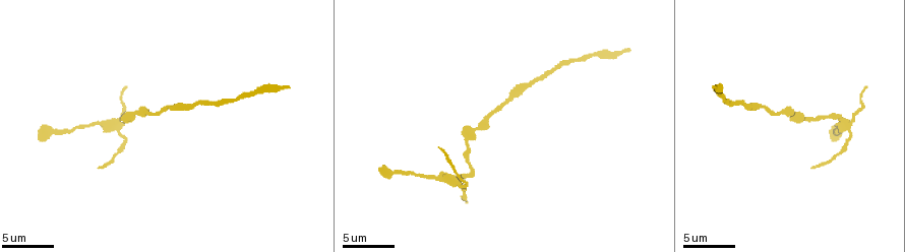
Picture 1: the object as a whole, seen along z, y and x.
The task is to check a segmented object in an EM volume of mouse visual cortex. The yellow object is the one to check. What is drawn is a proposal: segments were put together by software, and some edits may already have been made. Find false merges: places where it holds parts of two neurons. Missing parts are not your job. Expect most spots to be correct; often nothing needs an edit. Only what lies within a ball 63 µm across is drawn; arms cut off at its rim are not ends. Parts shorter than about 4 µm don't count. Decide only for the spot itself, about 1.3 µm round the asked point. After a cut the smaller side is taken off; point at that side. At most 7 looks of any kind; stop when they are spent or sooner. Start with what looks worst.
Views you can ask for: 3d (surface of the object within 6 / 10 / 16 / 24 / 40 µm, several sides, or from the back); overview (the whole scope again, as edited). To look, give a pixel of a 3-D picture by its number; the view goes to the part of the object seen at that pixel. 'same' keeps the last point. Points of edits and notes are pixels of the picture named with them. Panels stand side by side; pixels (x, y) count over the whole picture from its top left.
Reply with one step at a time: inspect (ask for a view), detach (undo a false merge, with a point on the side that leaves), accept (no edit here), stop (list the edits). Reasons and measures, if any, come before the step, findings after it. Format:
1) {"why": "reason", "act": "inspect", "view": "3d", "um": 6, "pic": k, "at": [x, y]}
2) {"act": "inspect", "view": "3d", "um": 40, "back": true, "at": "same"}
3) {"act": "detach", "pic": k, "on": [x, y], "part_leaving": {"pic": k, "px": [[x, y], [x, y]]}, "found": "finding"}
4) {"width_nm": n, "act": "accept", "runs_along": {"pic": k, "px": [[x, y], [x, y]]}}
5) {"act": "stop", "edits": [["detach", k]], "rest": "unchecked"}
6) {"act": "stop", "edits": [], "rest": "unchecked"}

{"why": "four-way junction", "act": "inspect", "view": "3d", "um": 6, "pic": 1, "at": [846, 125]}

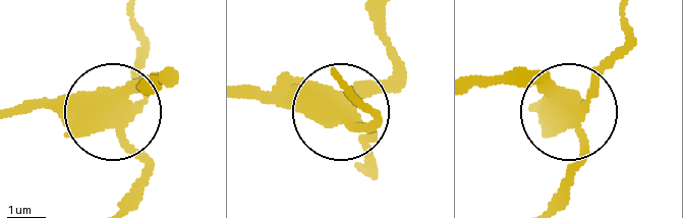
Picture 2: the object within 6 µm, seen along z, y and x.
{"why": "from behind", "act": "inspect", "view": "3d", "um": 6, "back": true, "pic": 2, "at": [339, 111]}

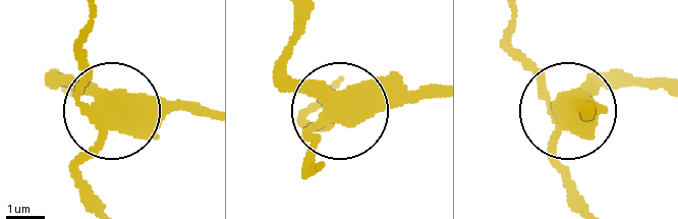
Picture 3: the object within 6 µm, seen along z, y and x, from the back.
{"act": "detach", "pic": 3, "on": [76, 171], "part_leaving": {"pic": 3, "px": [[103, 118], [83, 174], [93, 203]]}, "found": "two neurons meet here"}

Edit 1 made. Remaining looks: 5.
{"act": "inspect", "view": "3d", "um": 16, "pic": 1, "at": [488, 116]}

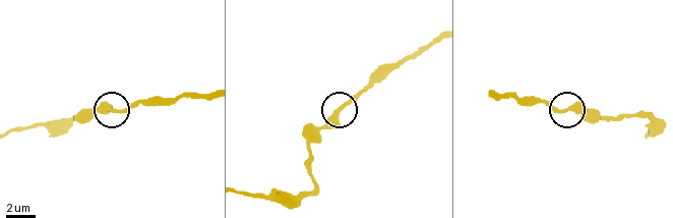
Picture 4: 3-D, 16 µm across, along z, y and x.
{"act": "inspect", "view": "3d", "um": 16, "back": true, "pic": 4, "at": [339, 109]}

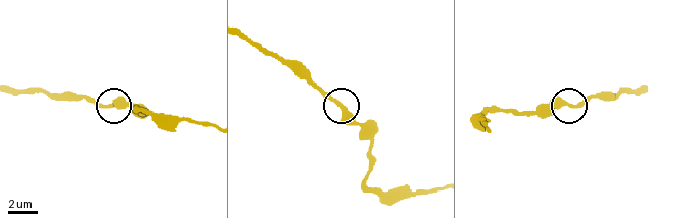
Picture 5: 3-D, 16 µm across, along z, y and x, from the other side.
{"act": "accept", "found": "all the same neuron"}

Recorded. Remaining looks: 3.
{"why": "thin neck", "act": "inspect", "view": "3d", "um": 10, "pic": 1, "at": [233, 99]}

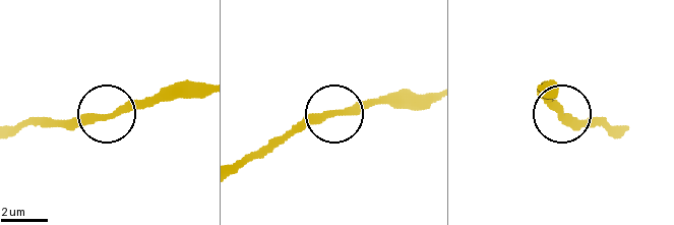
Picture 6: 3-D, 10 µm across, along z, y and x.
{"act": "accept", "runs_along": {"pic": 6, "px": [[10, 133], [68, 127], [92, 116], [115, 116], [177, 99]]}, "found": "continuous, no second neuron"}

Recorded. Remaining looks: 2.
{"why": "calibre changes", "act": "inspect", "view": "3d", "um": 10, "pic": 1, "at": [65, 130]}

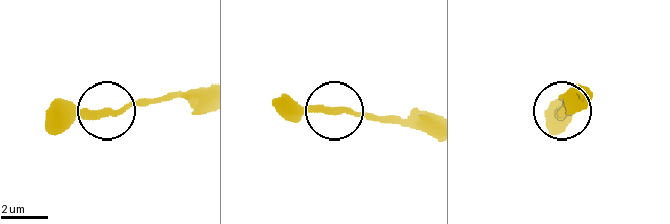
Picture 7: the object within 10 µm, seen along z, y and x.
{"act": "accept", "runs_along": {"pic": 7, "px": [[201, 89], [108, 112], [52, 106]]}, "found": "one neuron here"}

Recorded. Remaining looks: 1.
{"act": "stop", "edits": [["detach", 3]], "rest": "unchecked"}

